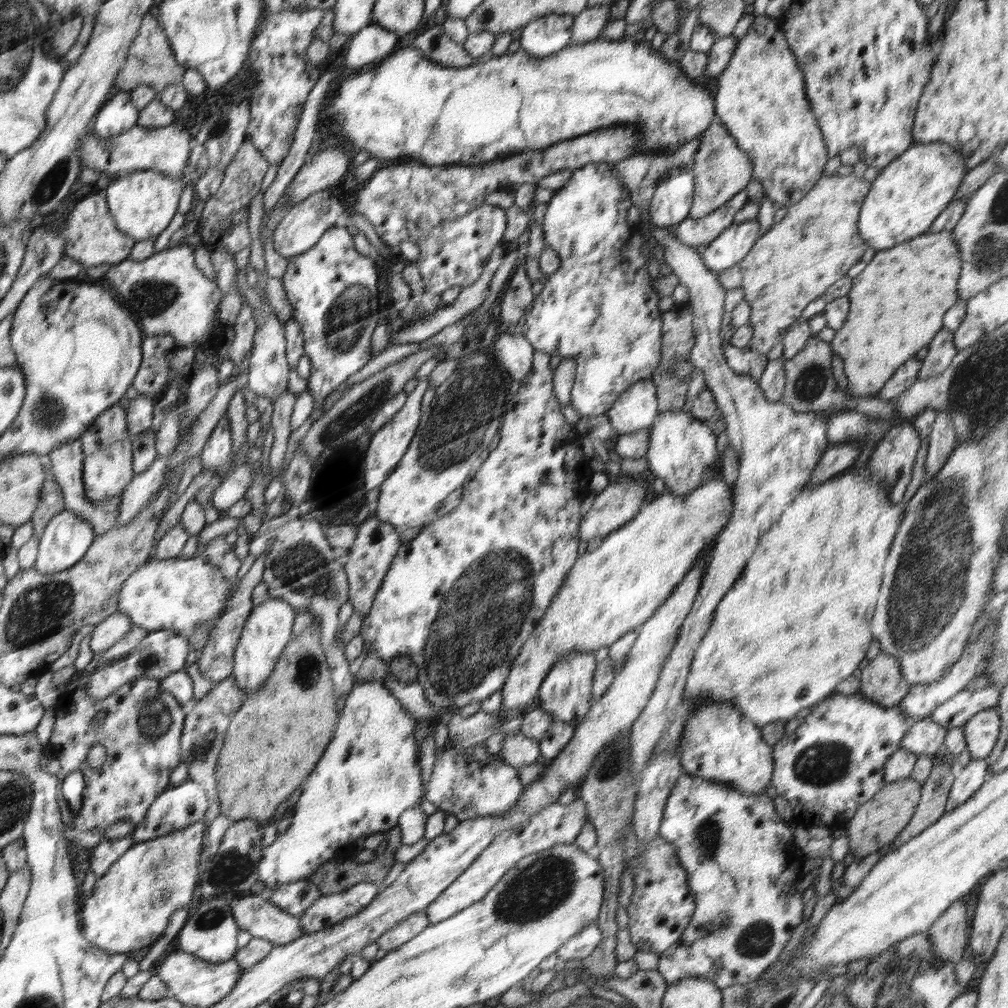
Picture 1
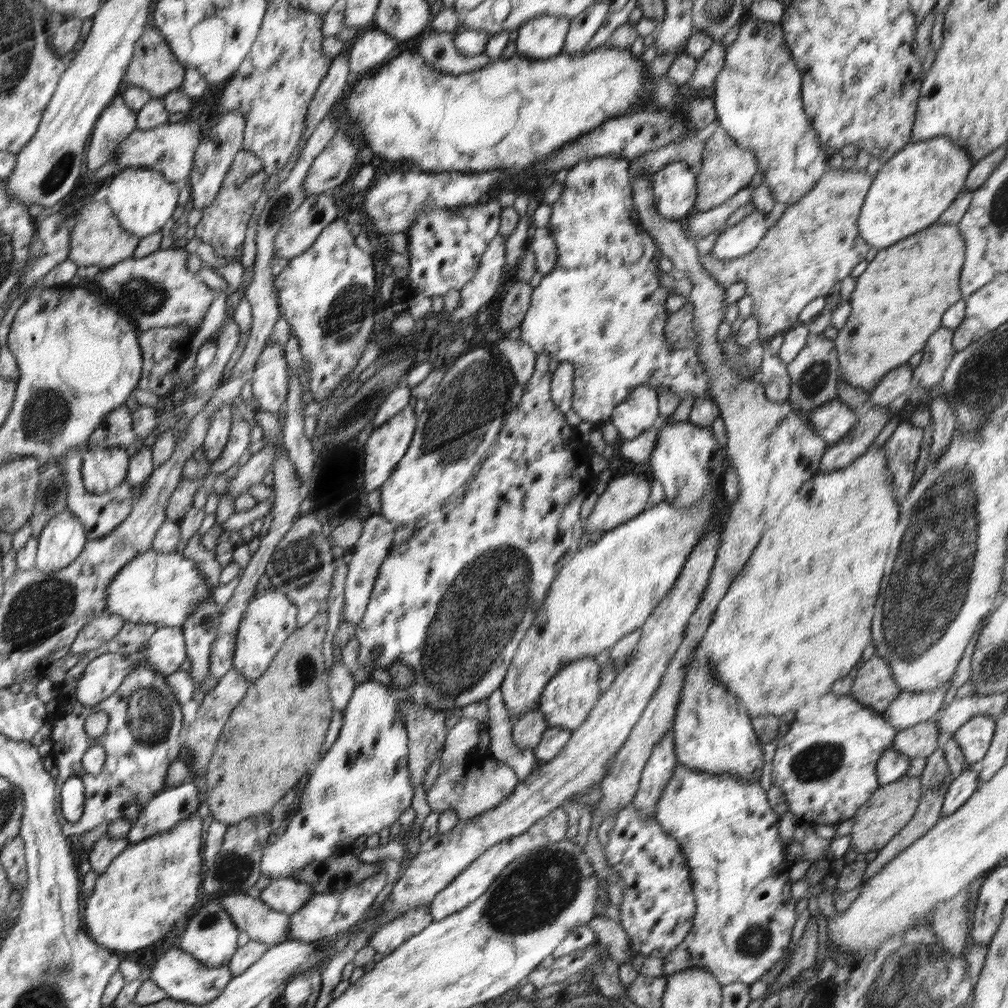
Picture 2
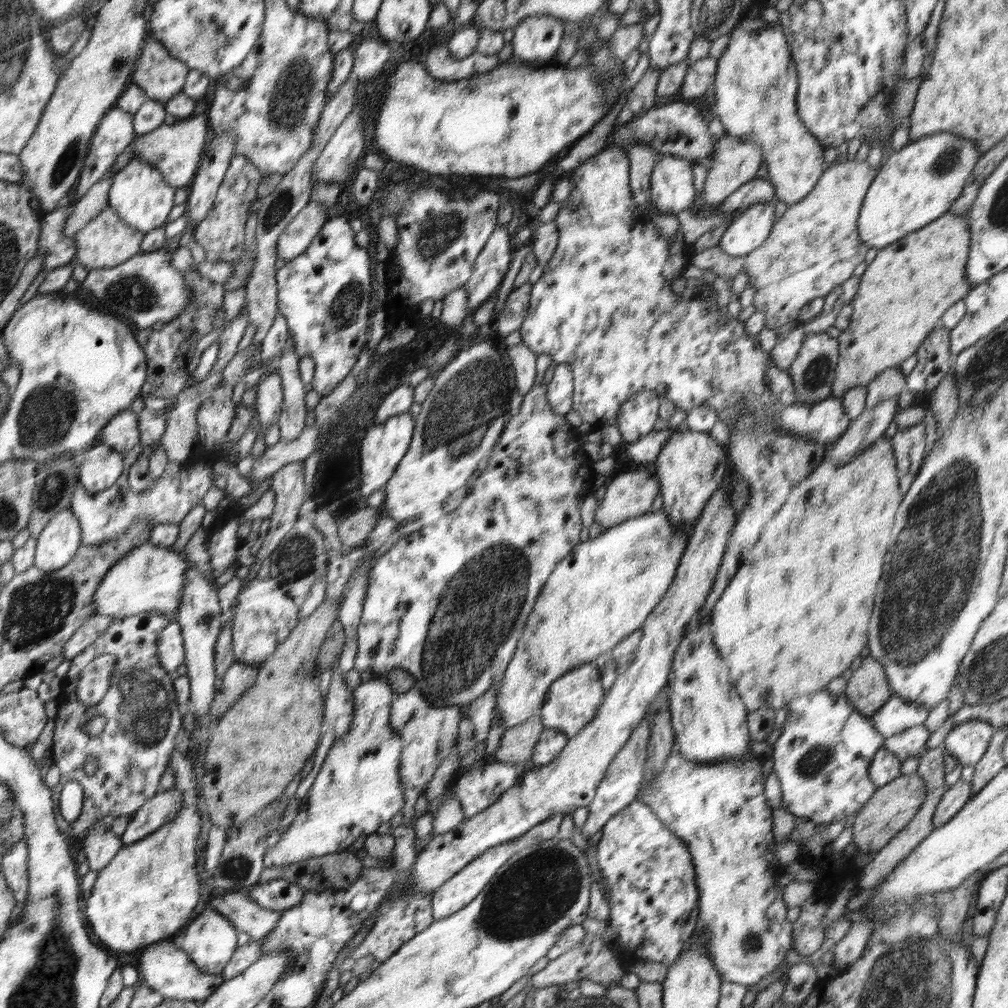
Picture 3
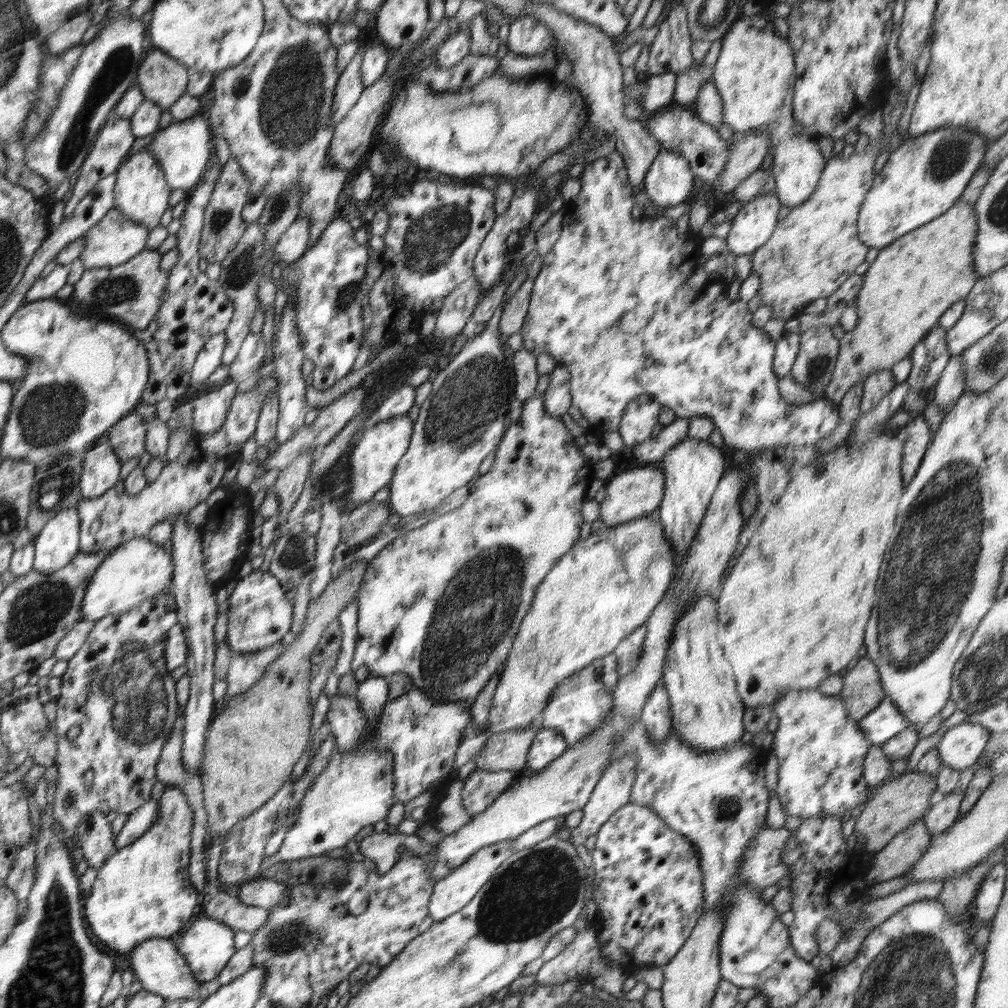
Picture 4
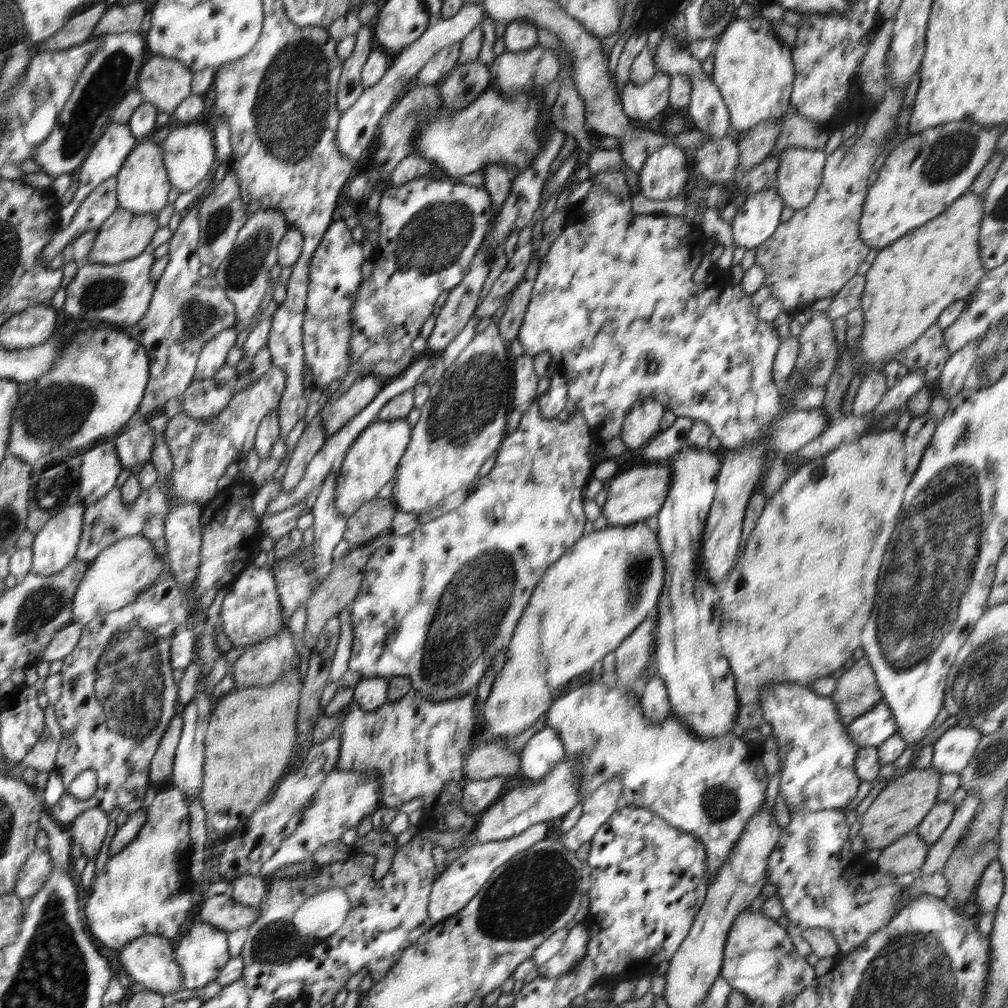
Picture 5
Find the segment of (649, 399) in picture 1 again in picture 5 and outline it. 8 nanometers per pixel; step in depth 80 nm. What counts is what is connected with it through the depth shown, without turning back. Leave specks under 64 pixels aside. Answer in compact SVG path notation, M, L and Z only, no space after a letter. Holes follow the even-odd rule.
M641 400L629 409L623 422L621 440L630 449L639 449L656 436L666 408L657 400Z

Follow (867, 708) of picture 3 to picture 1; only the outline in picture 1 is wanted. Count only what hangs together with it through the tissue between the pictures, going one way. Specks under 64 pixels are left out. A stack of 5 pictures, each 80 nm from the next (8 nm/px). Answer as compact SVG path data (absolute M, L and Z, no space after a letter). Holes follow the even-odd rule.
M885 652L861 669L860 686L856 693L884 707L892 707L907 694L911 684L907 684L901 675L899 660Z

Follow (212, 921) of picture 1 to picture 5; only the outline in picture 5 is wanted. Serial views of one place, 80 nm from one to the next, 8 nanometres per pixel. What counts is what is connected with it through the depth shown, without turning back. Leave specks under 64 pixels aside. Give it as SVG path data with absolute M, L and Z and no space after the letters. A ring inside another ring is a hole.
M196 922L188 931L188 934L180 940L176 948L177 963L184 972L183 988L198 990L210 982L219 978L219 972L223 970L231 957L228 953L228 937L230 933L216 929L216 926L208 923Z

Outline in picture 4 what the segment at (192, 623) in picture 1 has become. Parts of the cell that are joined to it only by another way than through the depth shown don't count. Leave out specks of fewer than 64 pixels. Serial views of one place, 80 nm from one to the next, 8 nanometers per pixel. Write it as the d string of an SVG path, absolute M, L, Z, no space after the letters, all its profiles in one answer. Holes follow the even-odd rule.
M134 537L109 552L103 564L99 566L88 584L87 595L83 596L82 618L84 620L98 620L112 613L131 611L142 602L147 602L156 595L172 592L172 579L174 579L175 565L171 554L165 552L162 544L153 543L144 537Z

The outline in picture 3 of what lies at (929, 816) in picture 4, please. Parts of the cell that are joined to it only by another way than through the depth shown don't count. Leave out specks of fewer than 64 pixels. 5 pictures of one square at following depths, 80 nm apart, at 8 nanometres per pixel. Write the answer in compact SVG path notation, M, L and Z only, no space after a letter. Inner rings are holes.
M964 770L964 776L958 779L949 790L942 796L942 800L938 804L934 812L934 827L940 827L947 821L950 821L956 813L968 803L970 796L972 796L972 770Z

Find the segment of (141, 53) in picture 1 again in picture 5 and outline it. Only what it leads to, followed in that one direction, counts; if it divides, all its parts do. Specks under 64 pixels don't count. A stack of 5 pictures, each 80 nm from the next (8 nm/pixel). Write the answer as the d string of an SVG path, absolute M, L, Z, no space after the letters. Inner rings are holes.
M157 54L150 55L144 64L137 89L159 113L174 115L180 102L190 94L190 82L194 82L192 71L185 63Z

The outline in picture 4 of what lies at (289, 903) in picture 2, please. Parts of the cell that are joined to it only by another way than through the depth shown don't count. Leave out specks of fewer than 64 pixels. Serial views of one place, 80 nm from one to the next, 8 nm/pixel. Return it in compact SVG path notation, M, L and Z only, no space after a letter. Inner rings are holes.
M258 878L241 884L235 891L244 904L269 909L285 899L289 888L290 885L282 882Z

